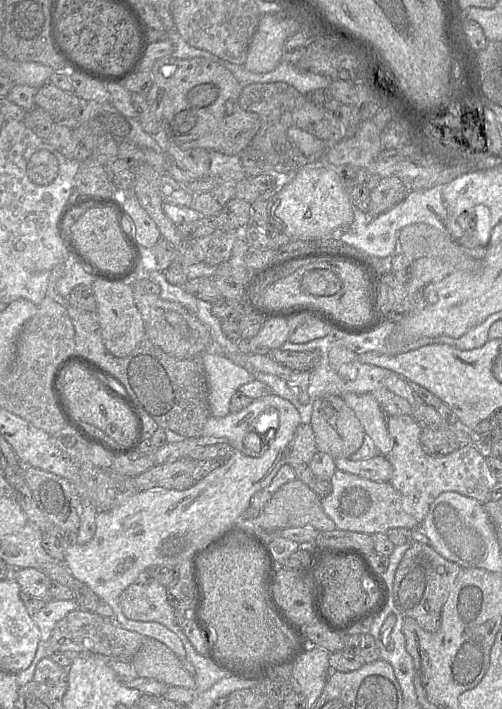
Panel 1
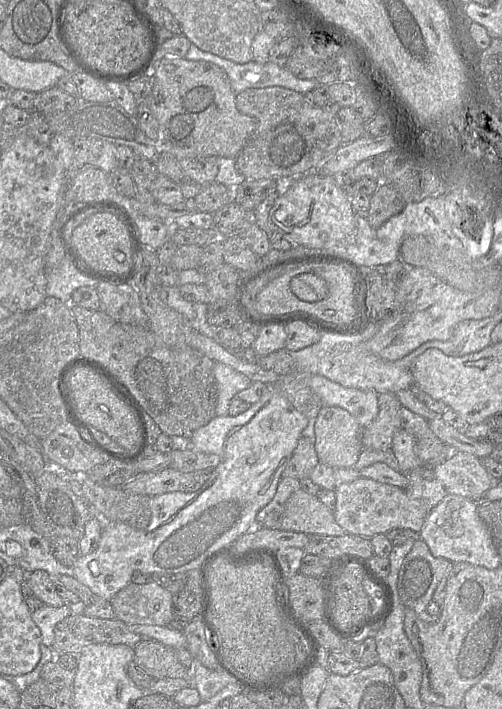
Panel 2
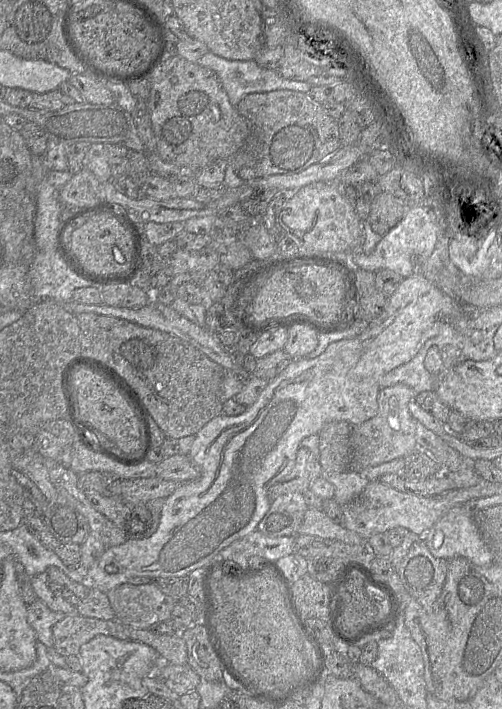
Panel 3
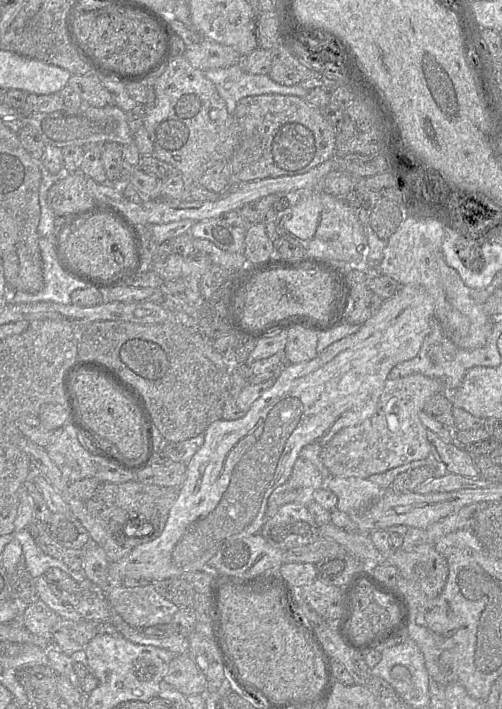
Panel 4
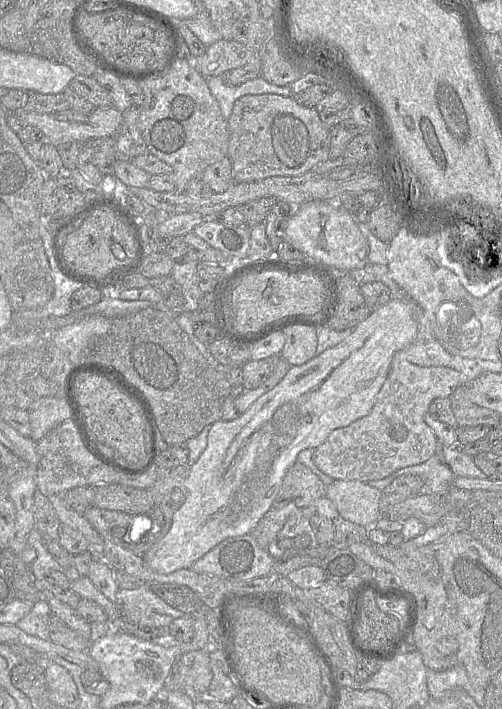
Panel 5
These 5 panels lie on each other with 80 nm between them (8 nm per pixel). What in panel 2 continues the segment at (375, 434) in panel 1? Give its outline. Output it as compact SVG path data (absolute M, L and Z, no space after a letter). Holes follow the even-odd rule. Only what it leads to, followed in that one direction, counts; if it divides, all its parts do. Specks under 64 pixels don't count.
M312 375L309 387L323 406L335 406L347 410L360 423L361 427L369 426L379 413L379 394L370 390L347 388L321 375Z

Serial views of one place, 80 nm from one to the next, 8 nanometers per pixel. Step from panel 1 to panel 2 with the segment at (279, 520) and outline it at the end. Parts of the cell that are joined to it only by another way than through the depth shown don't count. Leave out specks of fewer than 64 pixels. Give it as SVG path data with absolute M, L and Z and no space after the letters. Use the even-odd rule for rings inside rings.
M301 488L287 500L279 530L301 532L307 535L343 536L347 534L336 522L333 510L316 496Z

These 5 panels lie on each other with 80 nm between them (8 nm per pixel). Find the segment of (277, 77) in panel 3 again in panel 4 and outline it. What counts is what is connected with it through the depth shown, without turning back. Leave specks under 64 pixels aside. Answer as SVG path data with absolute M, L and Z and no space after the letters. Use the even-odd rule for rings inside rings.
M240 64L204 71L214 84L230 114L234 114L238 101L244 97L262 94L294 95L305 98L308 91L300 85L285 86L273 81L269 75L249 74Z

